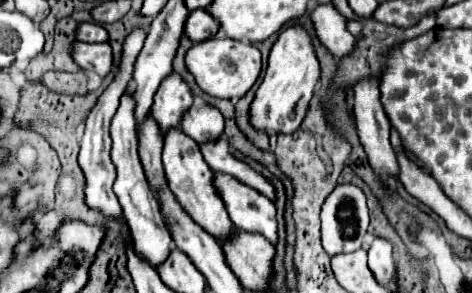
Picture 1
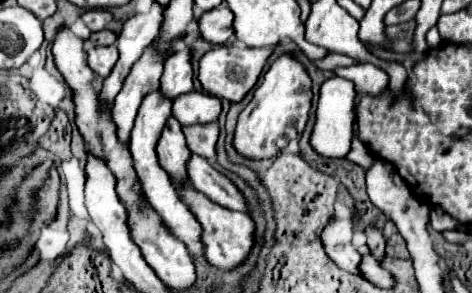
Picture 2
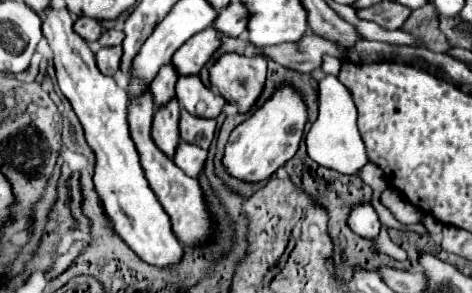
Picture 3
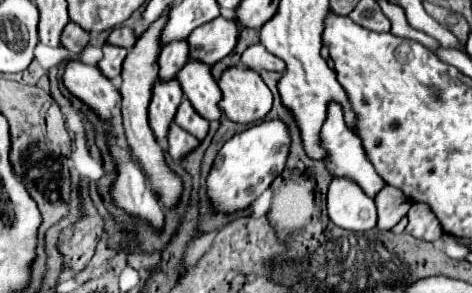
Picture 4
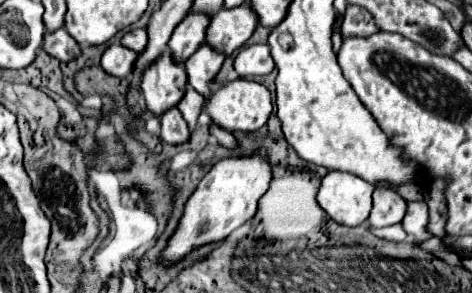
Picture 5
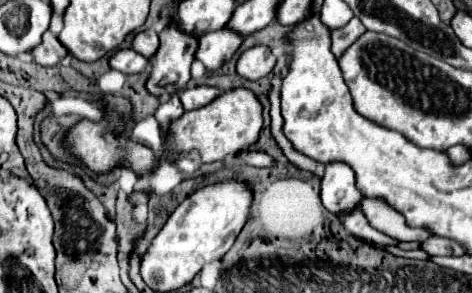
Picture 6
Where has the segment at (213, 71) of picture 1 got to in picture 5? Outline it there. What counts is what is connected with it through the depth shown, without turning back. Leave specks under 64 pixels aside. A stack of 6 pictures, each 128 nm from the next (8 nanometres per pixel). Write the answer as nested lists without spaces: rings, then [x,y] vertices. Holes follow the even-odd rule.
[[[244,78],[228,82],[206,102],[206,114],[208,114],[210,122],[228,132],[256,132],[258,128],[262,128],[266,124],[270,112],[272,112],[270,92],[262,84],[244,80]]]

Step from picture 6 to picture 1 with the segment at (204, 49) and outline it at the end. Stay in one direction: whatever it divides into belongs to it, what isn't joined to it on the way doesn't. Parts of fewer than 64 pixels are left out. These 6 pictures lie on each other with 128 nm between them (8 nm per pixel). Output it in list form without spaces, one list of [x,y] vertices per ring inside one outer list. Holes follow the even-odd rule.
[[[210,104],[194,106],[192,110],[184,112],[184,120],[180,120],[180,130],[198,144],[210,142],[224,132],[224,118],[220,110]]]

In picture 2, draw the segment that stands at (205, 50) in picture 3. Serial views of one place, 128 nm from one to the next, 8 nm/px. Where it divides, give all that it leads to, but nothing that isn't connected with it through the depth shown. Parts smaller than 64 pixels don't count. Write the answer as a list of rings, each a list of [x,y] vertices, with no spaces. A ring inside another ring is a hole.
[[[178,46],[178,50],[166,60],[164,74],[160,78],[160,90],[168,98],[176,98],[192,90],[192,50],[188,46]]]

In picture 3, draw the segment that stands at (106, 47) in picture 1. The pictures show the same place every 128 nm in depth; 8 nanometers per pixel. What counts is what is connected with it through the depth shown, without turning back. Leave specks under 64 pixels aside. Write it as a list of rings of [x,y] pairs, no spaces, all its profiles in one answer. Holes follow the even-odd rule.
[[[120,46],[100,48],[100,52],[96,54],[96,64],[98,64],[102,74],[114,76],[120,68],[120,58],[122,58],[122,48]]]

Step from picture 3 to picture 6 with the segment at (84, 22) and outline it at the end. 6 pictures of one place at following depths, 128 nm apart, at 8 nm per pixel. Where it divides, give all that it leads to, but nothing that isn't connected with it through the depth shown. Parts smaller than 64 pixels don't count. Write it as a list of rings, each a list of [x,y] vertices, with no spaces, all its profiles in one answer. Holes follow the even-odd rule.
[[[48,30],[48,32],[44,34],[44,38],[42,38],[42,44],[36,46],[36,48],[32,48],[30,54],[32,54],[34,62],[40,64],[40,66],[56,66],[68,52],[66,52],[66,48],[60,44],[60,40]]]

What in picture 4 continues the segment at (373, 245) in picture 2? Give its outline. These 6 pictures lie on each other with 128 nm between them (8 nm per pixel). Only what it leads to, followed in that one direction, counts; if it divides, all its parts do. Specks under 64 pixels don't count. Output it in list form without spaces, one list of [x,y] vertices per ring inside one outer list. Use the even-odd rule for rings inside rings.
[[[334,176],[328,186],[326,206],[330,220],[344,230],[366,232],[376,226],[376,204],[354,180]]]

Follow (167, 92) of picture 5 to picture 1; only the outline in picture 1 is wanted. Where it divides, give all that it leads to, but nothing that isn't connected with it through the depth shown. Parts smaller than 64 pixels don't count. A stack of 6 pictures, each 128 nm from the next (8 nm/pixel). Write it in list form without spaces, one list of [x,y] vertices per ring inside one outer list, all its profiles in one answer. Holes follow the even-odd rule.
[[[176,128],[176,132],[168,132],[168,136],[164,138],[162,164],[164,164],[164,172],[168,178],[170,190],[174,192],[180,206],[190,214],[190,218],[218,240],[224,240],[224,236],[230,236],[236,226],[228,218],[224,202],[220,200],[220,196],[216,194],[216,188],[212,186],[212,170],[204,162],[202,154],[198,150],[198,144],[190,136],[180,132],[180,128]]]

